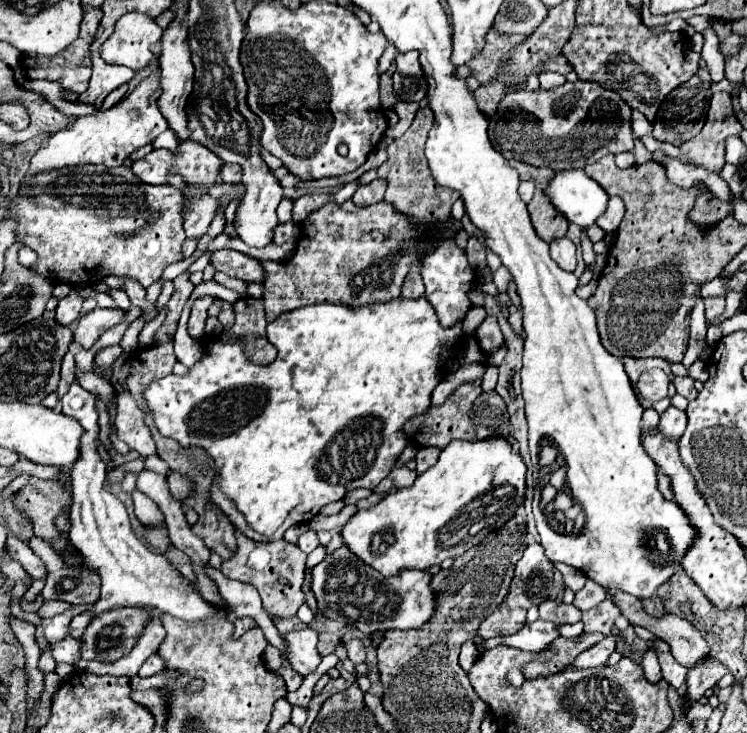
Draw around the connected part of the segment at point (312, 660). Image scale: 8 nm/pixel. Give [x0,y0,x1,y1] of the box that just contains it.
[284,628,322,676]

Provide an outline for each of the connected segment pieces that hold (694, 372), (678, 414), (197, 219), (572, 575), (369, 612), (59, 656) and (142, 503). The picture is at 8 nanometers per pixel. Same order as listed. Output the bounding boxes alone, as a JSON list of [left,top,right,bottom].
[[688,358,709,382],[660,406,686,440],[182,190,218,240],[564,570,586,592],[312,546,434,634],[52,636,82,664],[132,489,164,525]]

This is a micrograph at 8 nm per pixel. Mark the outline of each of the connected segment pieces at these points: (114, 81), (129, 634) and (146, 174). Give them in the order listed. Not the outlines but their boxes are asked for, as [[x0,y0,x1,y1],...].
[[78,14,136,106],[82,606,152,662],[132,140,224,188]]

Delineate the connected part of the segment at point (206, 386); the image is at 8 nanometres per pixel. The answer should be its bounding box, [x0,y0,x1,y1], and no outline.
[142,296,464,538]

